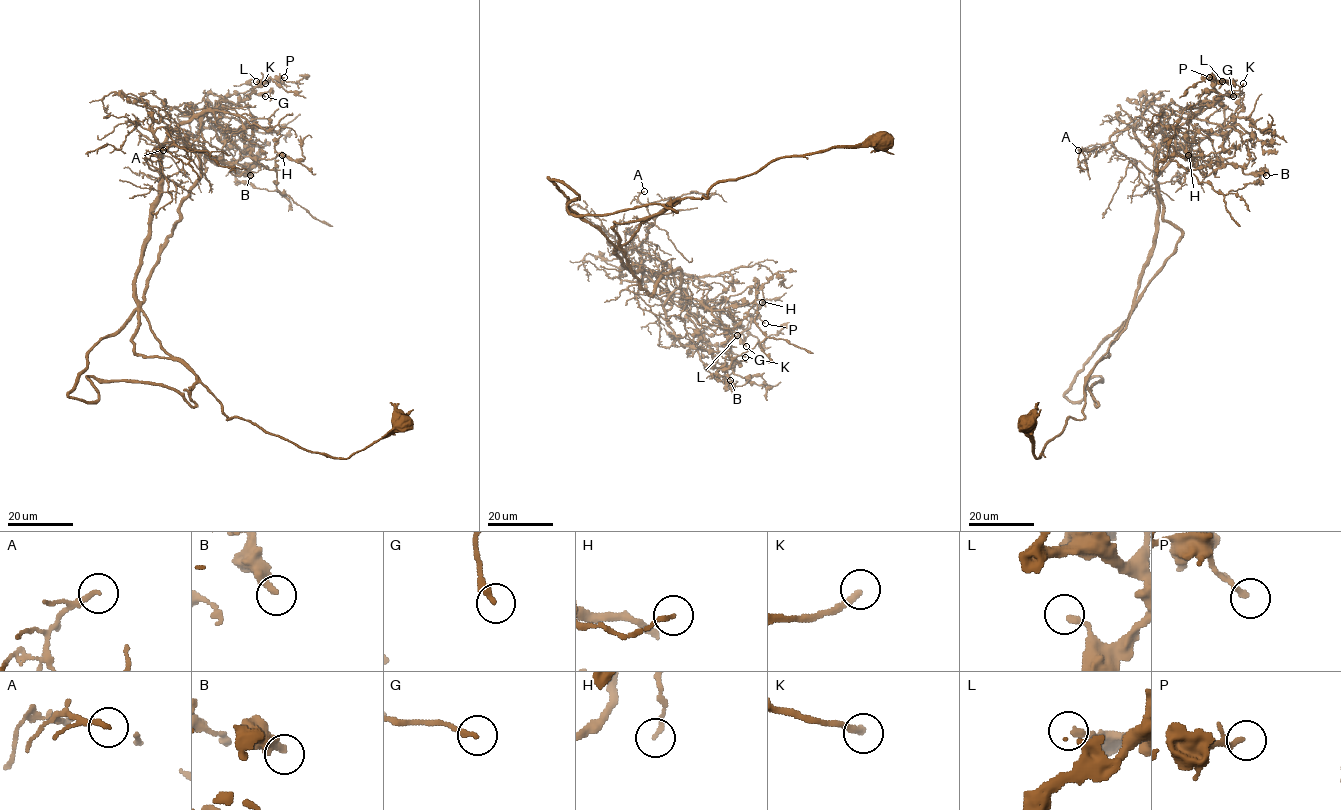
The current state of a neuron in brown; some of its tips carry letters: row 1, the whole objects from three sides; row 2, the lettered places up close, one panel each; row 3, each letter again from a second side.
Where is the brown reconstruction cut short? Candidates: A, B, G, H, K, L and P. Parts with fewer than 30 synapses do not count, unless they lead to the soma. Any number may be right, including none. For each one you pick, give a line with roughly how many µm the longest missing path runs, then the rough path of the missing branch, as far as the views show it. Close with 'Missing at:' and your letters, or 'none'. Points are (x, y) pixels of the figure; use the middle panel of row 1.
K: 25 µm | (745, 357), (786, 358), (791, 351), (786, 335)
Missing at: K

